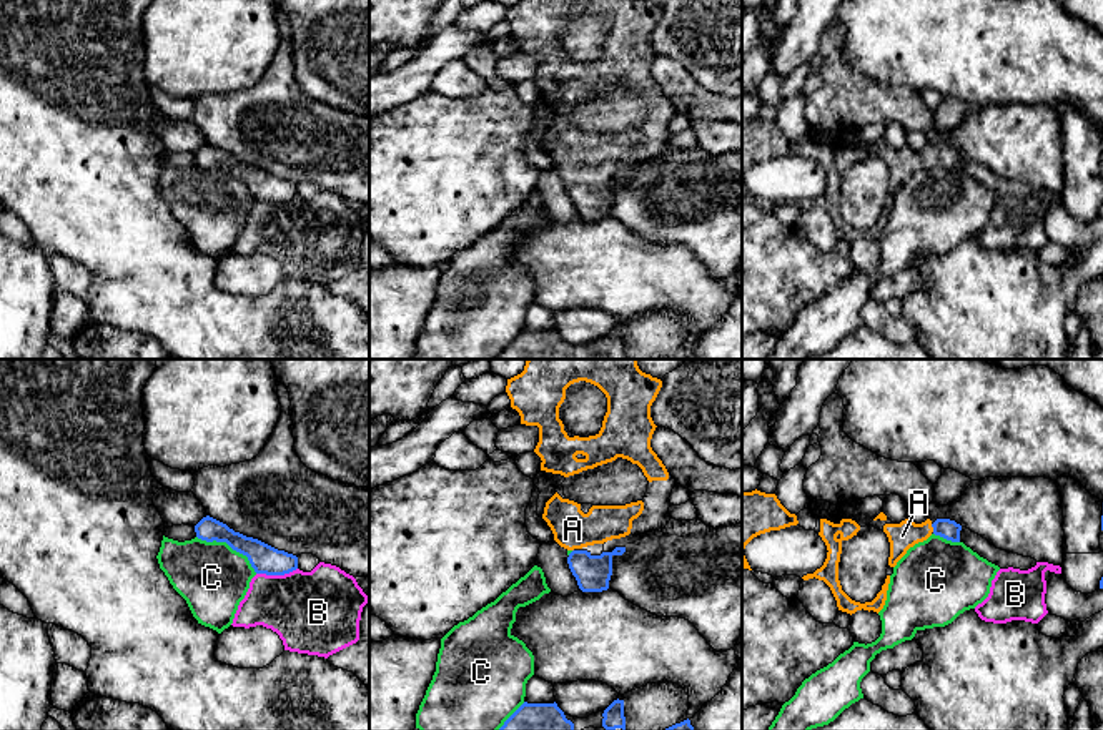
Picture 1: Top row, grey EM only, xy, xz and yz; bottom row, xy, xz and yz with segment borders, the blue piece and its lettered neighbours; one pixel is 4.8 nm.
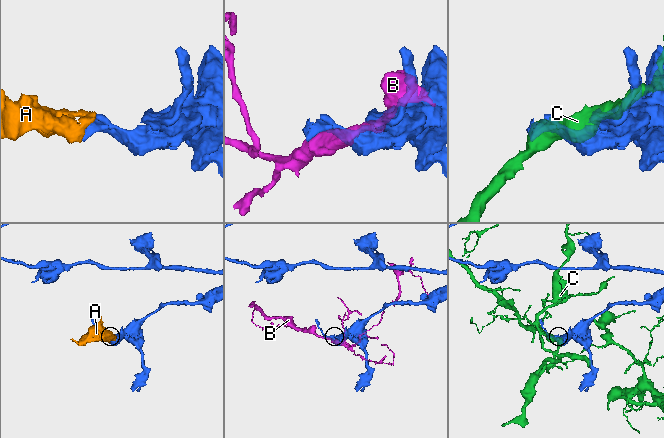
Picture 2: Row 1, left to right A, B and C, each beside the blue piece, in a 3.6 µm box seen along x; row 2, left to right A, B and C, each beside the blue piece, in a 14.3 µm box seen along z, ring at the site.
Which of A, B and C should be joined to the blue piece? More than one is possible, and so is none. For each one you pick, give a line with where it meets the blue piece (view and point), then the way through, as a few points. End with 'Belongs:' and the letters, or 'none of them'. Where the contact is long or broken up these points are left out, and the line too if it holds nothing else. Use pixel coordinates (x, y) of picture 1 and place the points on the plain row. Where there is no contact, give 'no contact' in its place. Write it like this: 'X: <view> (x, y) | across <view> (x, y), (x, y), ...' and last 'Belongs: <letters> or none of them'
A: yz (932, 153)
Belongs: A

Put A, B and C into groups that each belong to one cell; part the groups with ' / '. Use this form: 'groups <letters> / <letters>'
groups A / B / C

